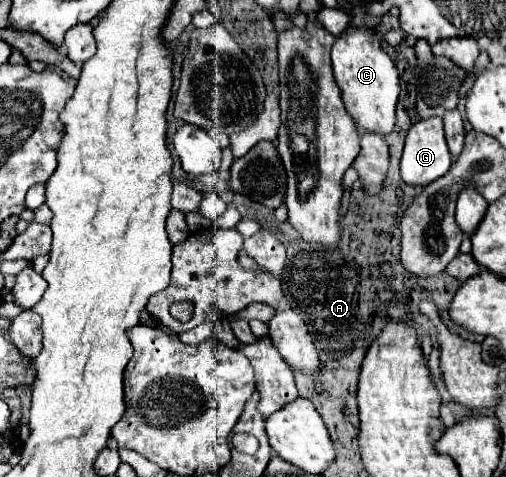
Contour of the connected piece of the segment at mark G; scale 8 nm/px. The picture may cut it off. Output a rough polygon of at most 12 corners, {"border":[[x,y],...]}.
{"border":[[440,117],[406,135],[402,179],[426,187],[452,165]]}

